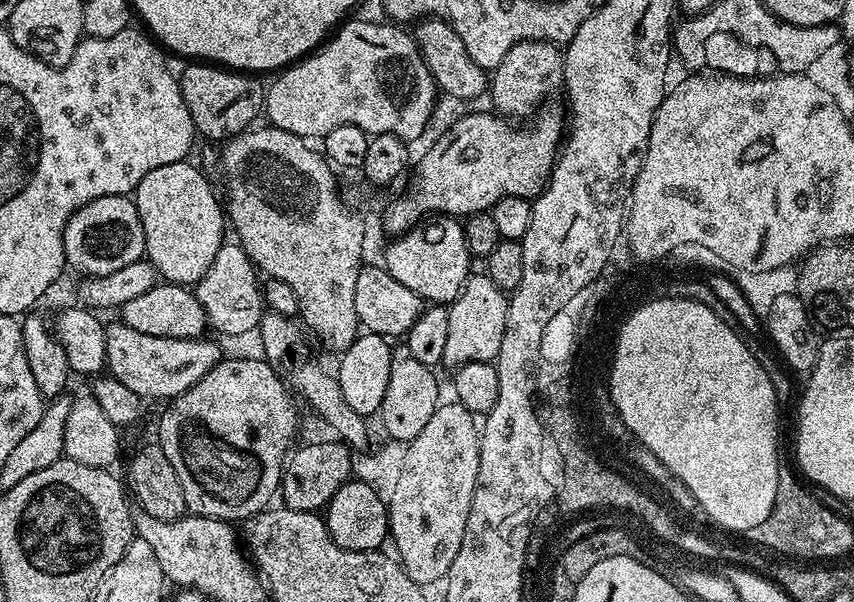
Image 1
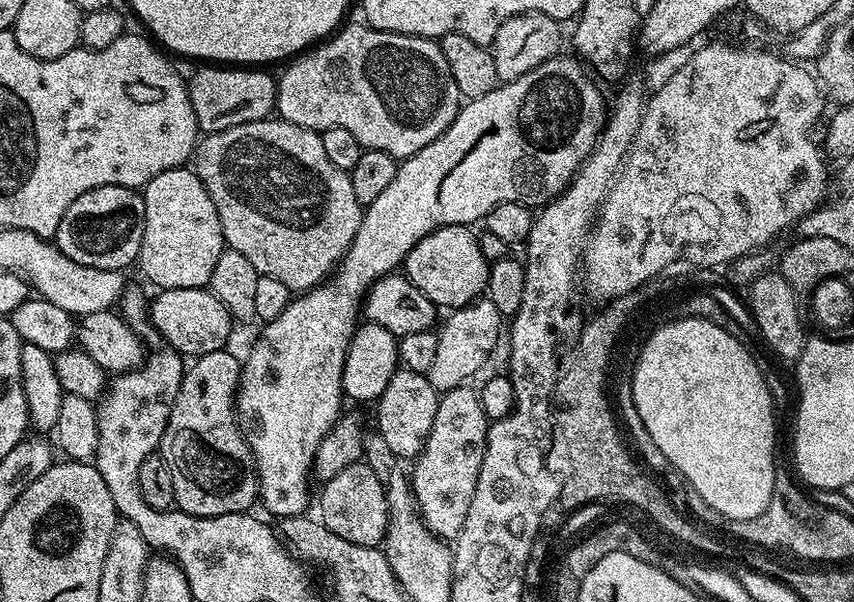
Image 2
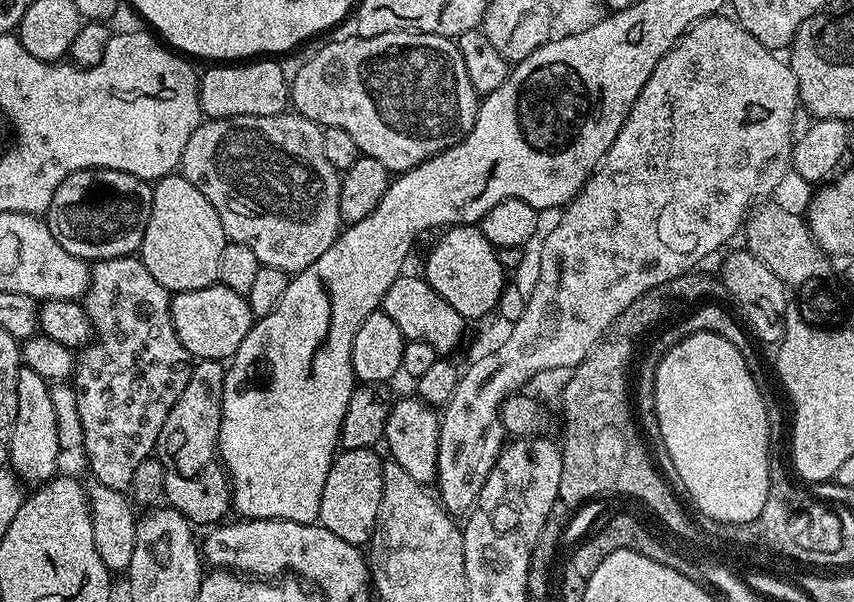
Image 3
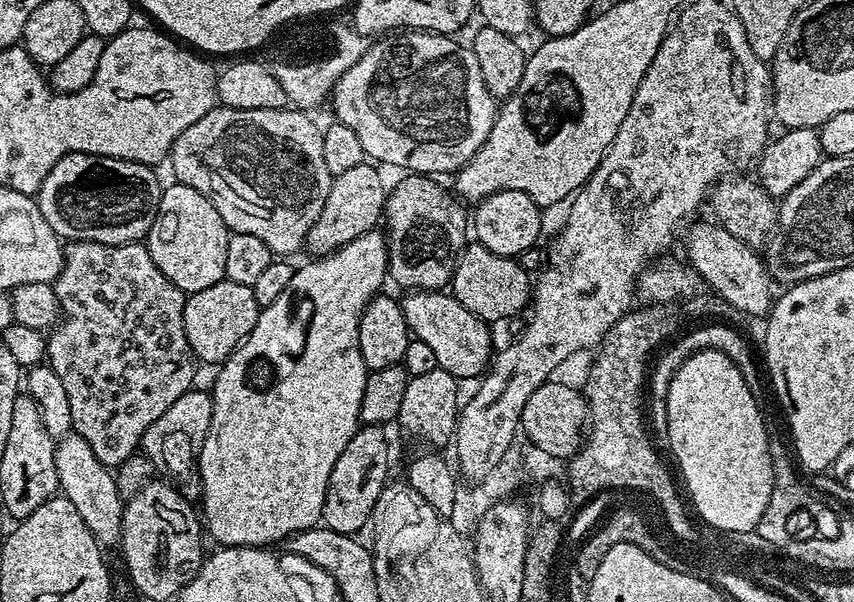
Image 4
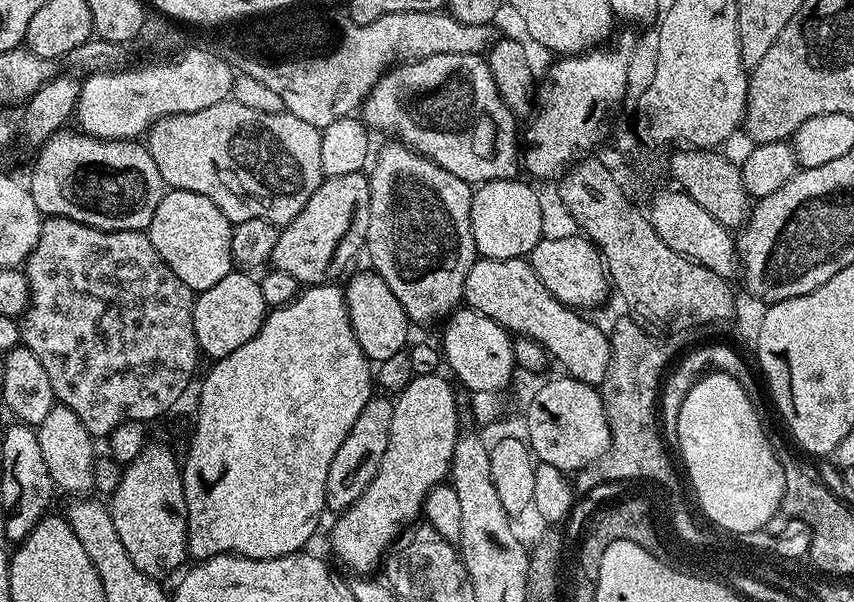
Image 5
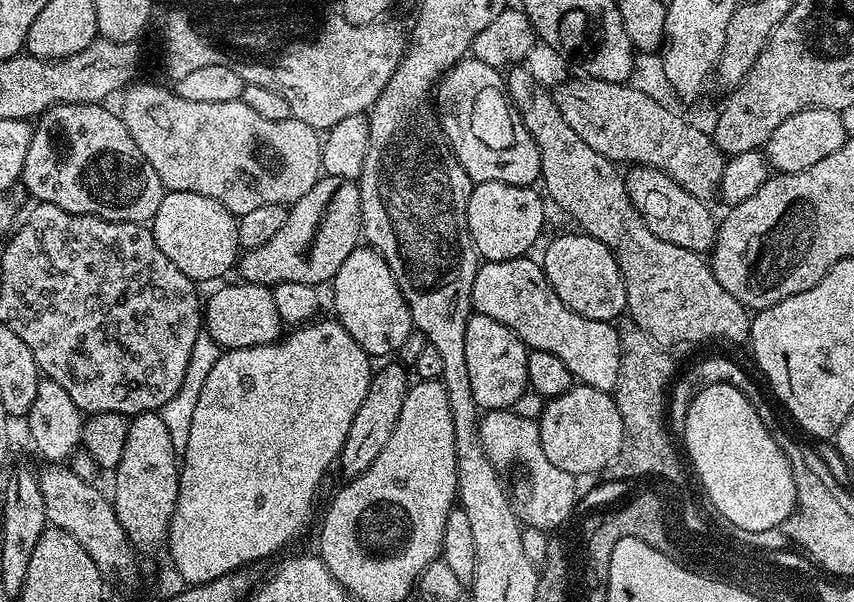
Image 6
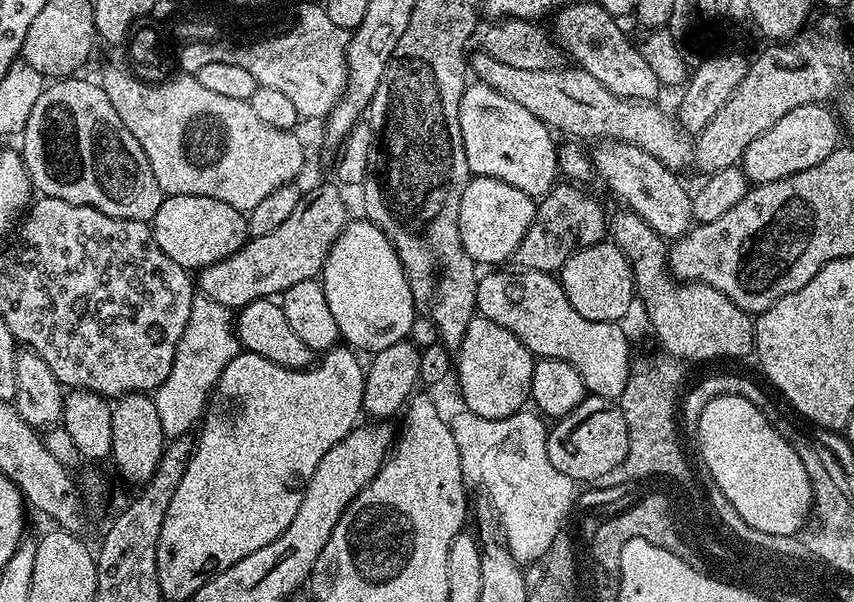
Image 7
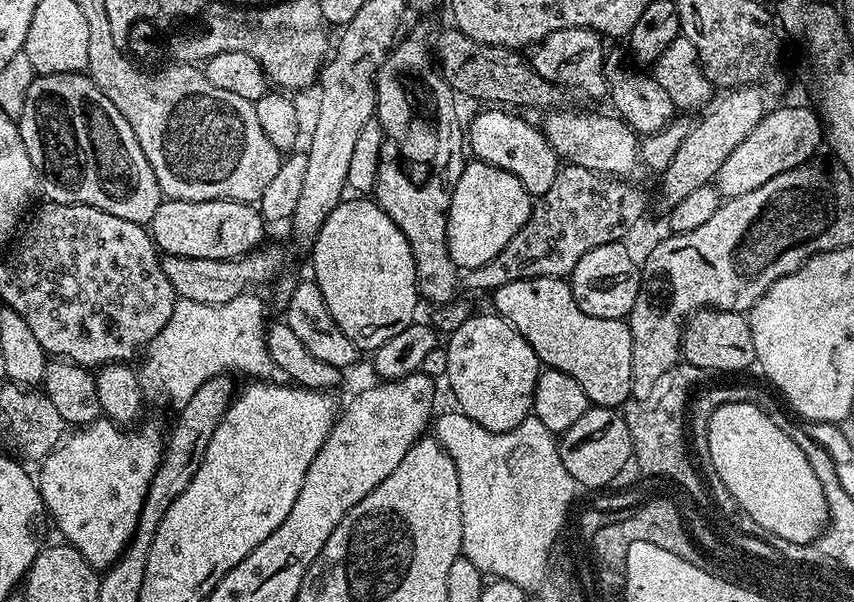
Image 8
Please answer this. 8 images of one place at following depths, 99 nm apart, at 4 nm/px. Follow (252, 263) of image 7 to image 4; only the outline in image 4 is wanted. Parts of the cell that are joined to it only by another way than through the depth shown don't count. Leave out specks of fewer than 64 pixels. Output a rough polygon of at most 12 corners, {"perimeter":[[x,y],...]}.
{"perimeter":[[375,163],[338,174],[310,226],[319,258],[381,223],[386,184]]}

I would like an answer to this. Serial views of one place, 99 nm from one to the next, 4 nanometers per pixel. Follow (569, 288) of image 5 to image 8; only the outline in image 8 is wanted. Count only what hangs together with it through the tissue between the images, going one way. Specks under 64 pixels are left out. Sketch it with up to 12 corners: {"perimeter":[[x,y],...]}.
{"perimeter":[[627,243],[595,246],[570,275],[587,316],[624,320],[641,265]]}

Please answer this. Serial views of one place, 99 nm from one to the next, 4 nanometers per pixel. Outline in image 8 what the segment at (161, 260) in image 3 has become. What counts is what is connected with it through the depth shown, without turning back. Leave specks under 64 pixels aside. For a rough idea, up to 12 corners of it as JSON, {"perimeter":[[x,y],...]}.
{"perimeter":[[161,199],[161,253],[237,260],[265,243],[255,203]]}

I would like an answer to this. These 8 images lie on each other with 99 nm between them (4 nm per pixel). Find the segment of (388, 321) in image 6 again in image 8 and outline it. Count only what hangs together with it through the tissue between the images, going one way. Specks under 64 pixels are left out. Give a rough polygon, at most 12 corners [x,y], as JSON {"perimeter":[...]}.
{"perimeter":[[345,198],[312,243],[334,322],[374,350],[416,319],[406,234]]}

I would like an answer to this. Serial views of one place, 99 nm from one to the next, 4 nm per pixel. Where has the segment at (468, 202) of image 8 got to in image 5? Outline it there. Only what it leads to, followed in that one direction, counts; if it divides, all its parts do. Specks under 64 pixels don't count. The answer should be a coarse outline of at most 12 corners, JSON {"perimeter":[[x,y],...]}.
{"perimeter":[[520,178],[473,191],[485,260],[527,257],[545,235],[540,196]]}

